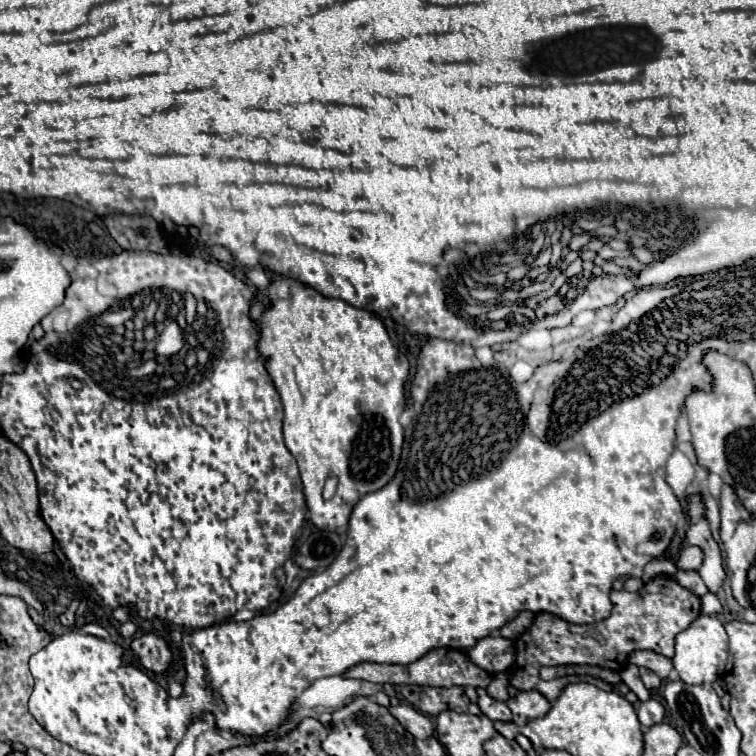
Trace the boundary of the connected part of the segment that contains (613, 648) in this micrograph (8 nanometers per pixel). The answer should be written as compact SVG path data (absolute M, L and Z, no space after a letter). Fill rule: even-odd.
M659 576L649 580L639 592L613 590L611 592L613 610L611 616L595 622L595 624L569 624L549 612L541 612L535 616L533 626L523 632L514 641L517 660L509 670L511 686L517 690L537 690L549 702L557 700L561 690L569 684L569 678L559 678L545 682L539 678L539 670L543 664L589 664L609 668L613 672L621 672L629 664L629 654L633 650L653 650L667 658L673 656L675 636L683 632L699 614L701 602L699 596L679 586L675 580L667 576ZM520 650L521 654L517 654Z

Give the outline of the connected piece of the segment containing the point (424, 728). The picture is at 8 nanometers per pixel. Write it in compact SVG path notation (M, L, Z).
M399 704L399 706L391 706L393 716L397 716L397 720L415 736L415 738L429 738L435 732L433 720L429 716L425 716L423 712L415 710L409 704Z

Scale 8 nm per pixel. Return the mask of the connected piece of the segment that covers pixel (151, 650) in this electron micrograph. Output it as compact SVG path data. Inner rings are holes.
M145 634L131 642L133 654L139 658L139 664L153 672L165 672L169 670L171 662L171 650L167 642L155 634Z

